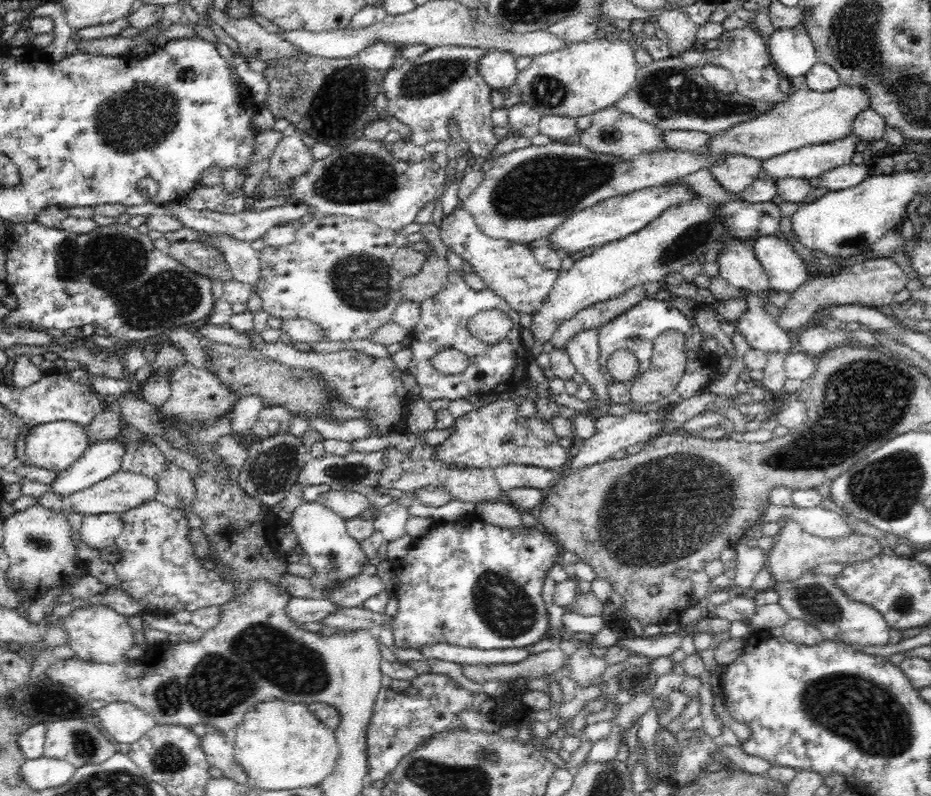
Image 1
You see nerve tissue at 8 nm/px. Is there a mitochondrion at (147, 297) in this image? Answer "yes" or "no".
yes

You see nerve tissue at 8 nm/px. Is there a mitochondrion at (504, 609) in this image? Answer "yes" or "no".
yes

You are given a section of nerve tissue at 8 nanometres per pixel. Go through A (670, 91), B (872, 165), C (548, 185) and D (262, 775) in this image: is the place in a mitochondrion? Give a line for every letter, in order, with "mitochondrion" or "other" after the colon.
A: mitochondrion
B: other
C: mitochondrion
D: other

